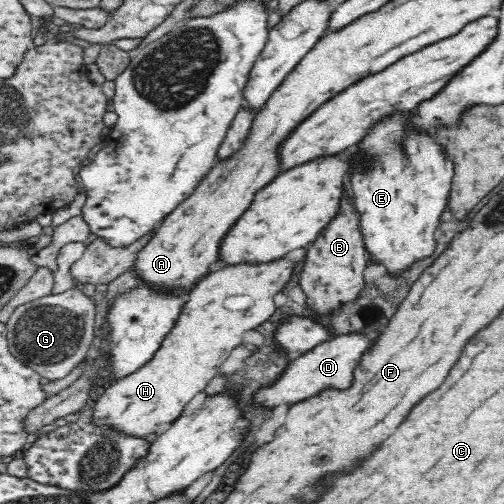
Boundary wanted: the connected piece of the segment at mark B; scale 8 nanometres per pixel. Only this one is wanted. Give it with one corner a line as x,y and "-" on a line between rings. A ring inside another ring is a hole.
346,189
342,191
338,212
310,244
304,266
299,273
299,285
307,296
307,303
317,316
326,317
336,307
353,301
365,285
364,267
369,261
364,237
360,230
359,214

